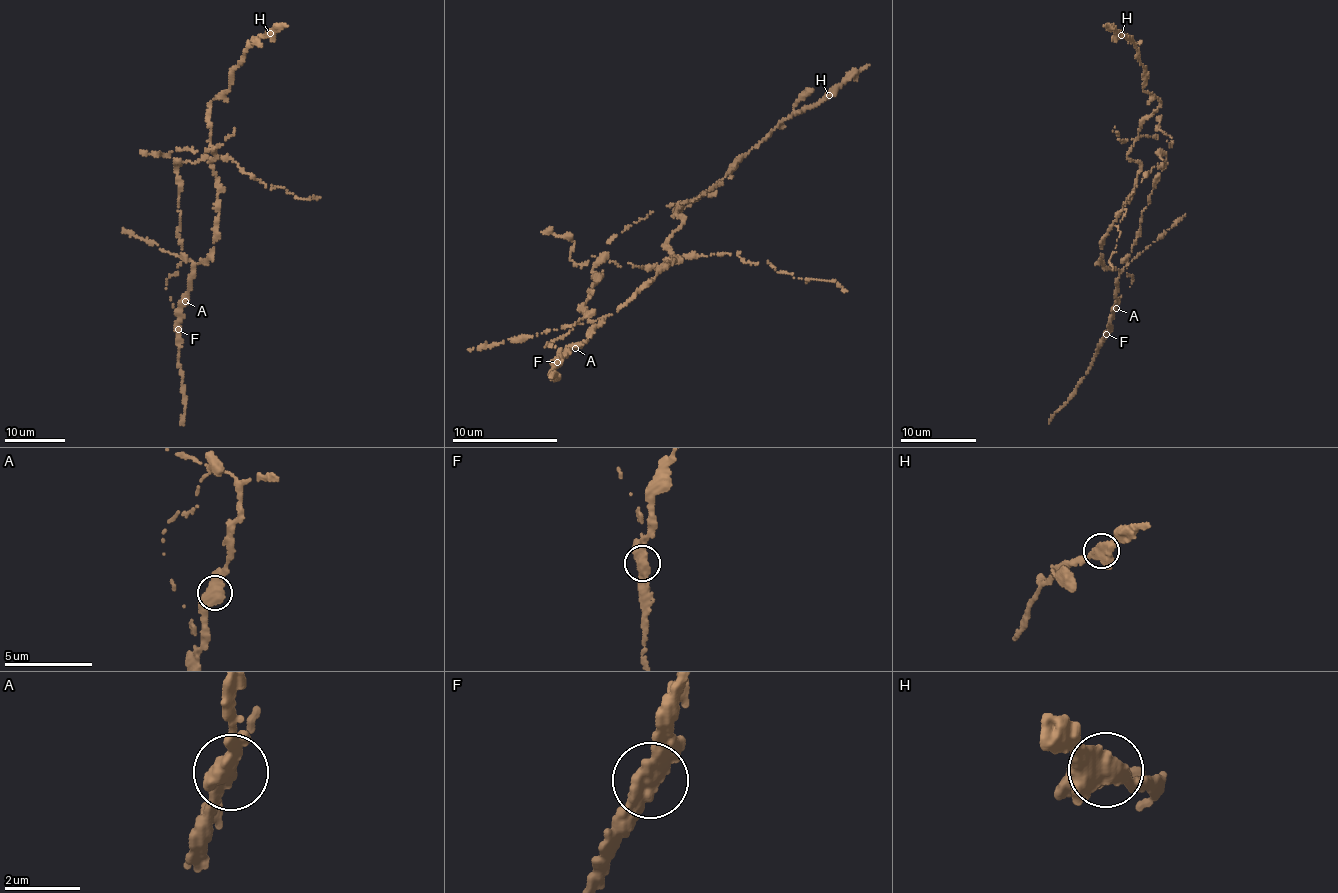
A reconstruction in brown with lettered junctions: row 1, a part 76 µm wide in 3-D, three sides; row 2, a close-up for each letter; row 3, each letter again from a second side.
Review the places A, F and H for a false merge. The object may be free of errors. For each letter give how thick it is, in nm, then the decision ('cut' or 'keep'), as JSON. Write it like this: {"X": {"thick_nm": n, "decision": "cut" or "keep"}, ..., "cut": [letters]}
{"A": {"thick_nm": 500, "decision": "keep"}, "F": {"thick_nm": 500, "decision": "cut"}, "H": {"thick_nm": 550, "decision": "keep"}, "cut": ["F"]}

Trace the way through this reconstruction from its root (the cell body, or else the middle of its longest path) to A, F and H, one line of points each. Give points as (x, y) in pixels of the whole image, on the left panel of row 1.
A: (211, 255), (207, 260), (194, 264), (191, 288), (185, 301)
F: (211, 255), (207, 260), (194, 264), (178, 329)
H: (211, 255), (219, 184), (211, 165), (210, 101), (229, 90), (249, 44), (270, 33)

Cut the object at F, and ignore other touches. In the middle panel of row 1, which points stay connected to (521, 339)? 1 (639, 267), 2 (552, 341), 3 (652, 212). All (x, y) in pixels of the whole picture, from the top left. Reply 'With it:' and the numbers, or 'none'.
With it: none

